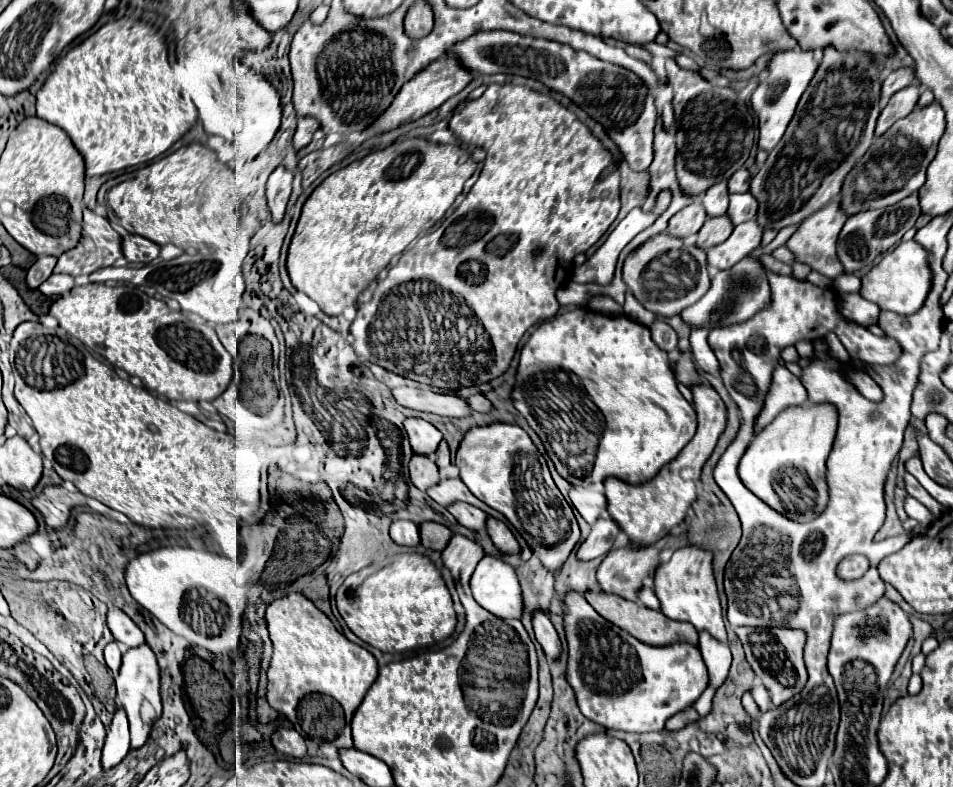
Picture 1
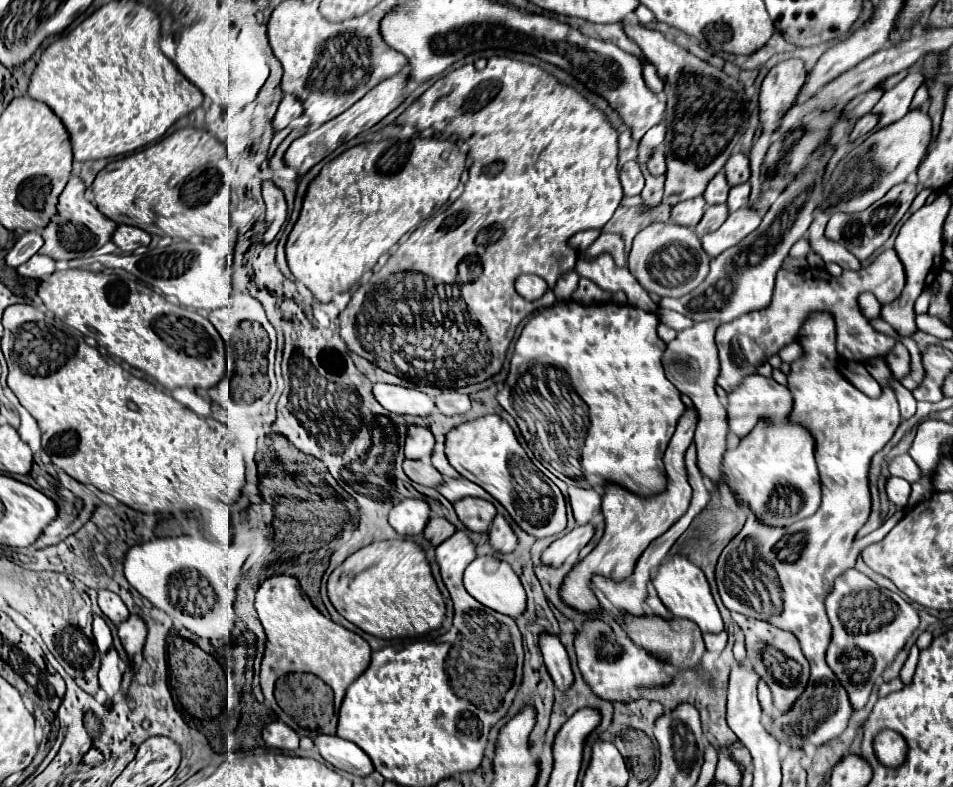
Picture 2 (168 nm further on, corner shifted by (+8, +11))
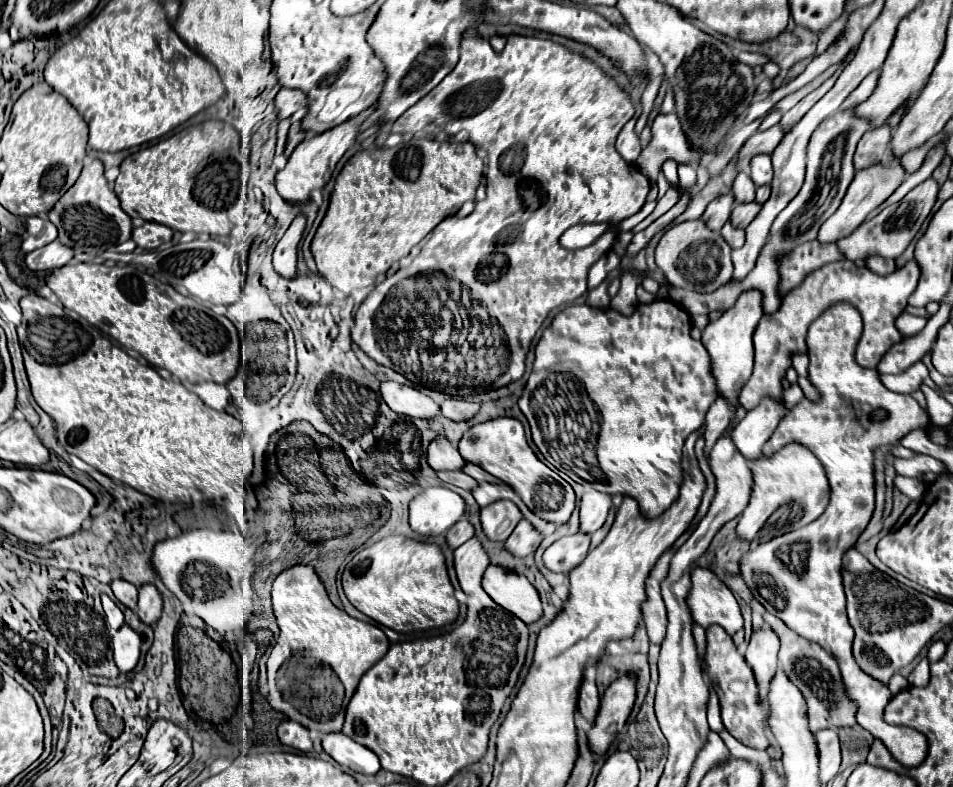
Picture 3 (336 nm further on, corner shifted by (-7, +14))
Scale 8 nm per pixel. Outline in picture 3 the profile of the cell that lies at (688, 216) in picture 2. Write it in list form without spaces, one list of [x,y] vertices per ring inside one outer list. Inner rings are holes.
[[[723,194],[719,198],[715,198],[703,212],[703,222],[707,224],[707,228],[711,230],[721,230],[721,226],[729,220],[731,208],[735,206],[735,200],[731,194]]]

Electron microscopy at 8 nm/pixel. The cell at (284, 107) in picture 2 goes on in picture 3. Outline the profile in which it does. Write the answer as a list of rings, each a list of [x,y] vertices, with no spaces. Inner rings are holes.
[[[281,88],[277,98],[275,98],[275,108],[279,110],[279,118],[285,120],[293,116],[301,106],[305,106],[307,96],[301,90],[291,90],[291,88]]]

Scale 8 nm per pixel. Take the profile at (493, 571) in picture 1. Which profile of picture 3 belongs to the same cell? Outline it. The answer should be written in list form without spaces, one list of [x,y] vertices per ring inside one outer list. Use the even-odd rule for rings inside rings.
[[[489,564],[483,574],[483,590],[505,610],[531,624],[541,618],[541,600],[535,586],[513,570]]]

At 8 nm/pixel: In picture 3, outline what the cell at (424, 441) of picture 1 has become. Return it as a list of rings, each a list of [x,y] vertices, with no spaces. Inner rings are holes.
[[[437,436],[431,440],[427,448],[427,462],[431,468],[437,468],[437,470],[461,470],[465,460],[445,436]]]

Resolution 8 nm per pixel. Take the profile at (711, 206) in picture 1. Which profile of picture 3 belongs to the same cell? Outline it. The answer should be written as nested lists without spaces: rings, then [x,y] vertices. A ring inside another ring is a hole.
[[[739,172],[735,178],[733,196],[735,196],[735,204],[751,202],[755,198],[755,184],[751,182],[751,178],[745,172]]]

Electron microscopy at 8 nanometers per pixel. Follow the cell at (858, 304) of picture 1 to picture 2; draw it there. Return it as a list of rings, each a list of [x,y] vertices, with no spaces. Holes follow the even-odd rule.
[[[862,293],[858,301],[860,301],[860,309],[864,311],[864,315],[868,319],[876,319],[876,317],[880,319],[880,307],[882,305],[876,301],[876,297],[872,293]]]

